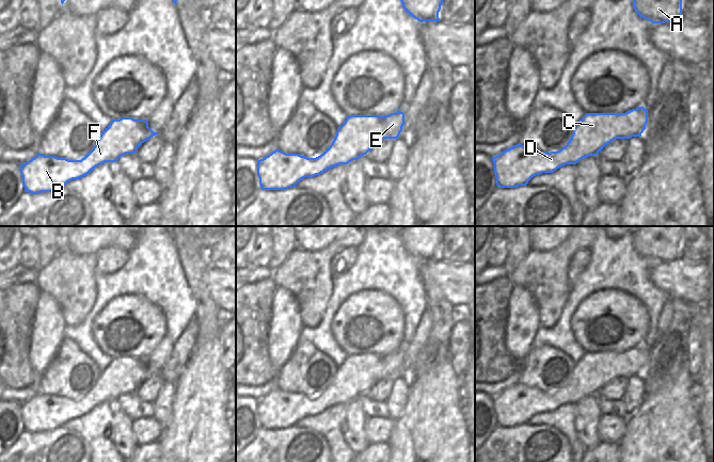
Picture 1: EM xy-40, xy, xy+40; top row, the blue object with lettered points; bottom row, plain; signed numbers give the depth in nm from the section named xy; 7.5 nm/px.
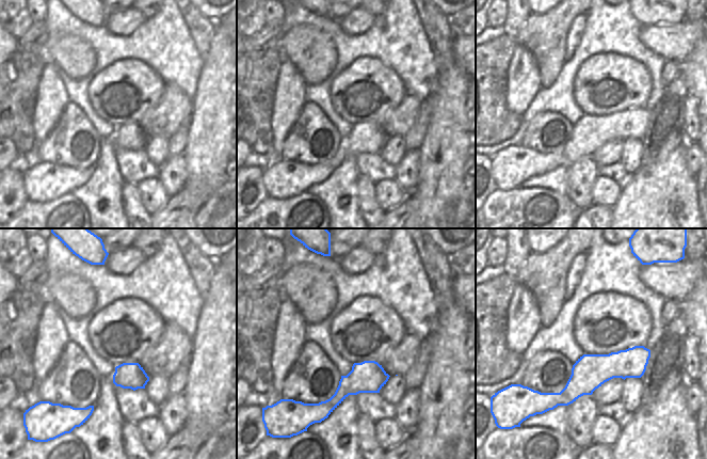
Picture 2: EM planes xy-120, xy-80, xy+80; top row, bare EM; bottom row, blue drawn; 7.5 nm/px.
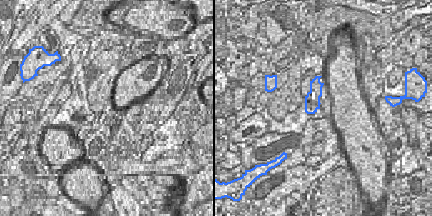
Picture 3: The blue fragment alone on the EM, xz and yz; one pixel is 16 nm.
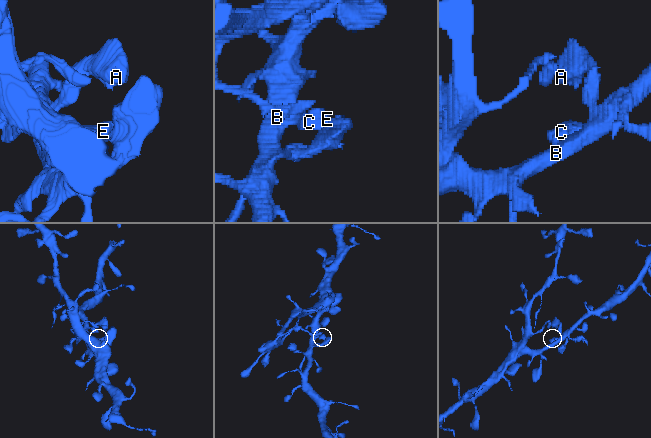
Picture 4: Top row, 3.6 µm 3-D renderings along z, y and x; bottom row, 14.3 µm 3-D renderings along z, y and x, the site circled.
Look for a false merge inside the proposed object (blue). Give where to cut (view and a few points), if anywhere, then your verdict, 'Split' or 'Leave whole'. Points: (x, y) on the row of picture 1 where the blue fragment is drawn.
No split. Leave whole.

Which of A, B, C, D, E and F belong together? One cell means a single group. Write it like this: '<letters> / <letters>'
A B C D E F

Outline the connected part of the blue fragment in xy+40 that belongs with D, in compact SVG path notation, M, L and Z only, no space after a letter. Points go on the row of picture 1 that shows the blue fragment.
M644 107L625 113L586 113L573 127L569 142L557 152L540 152L520 143L492 158L498 188L526 186L531 177L597 156L615 139L641 137L648 123Z

